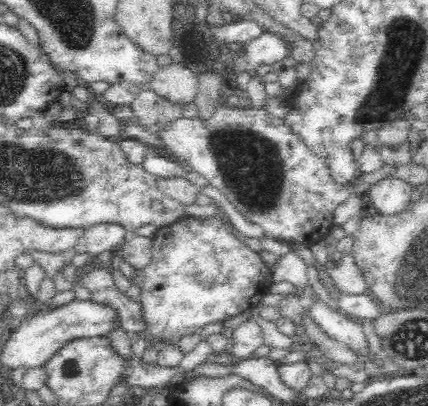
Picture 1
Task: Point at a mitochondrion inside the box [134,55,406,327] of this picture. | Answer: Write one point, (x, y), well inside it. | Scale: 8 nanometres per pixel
(252, 165)

